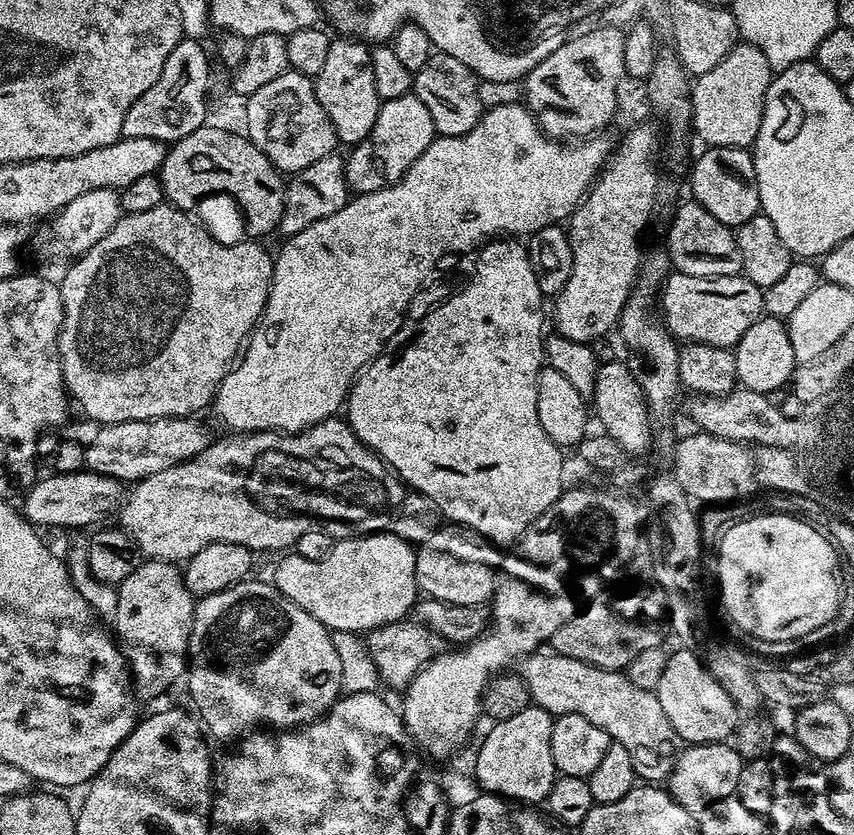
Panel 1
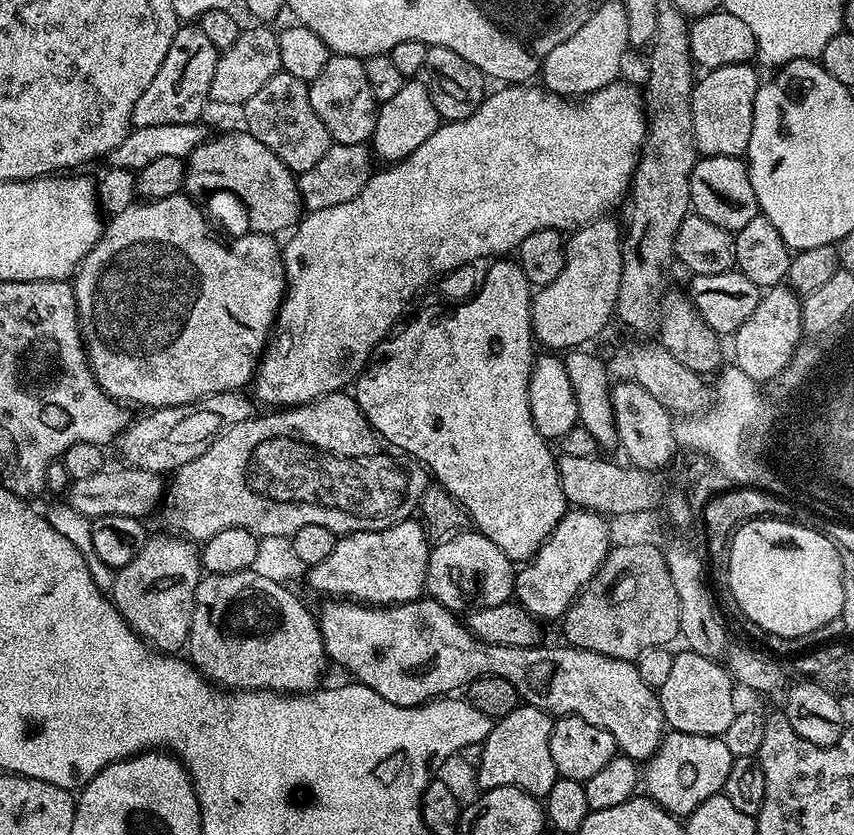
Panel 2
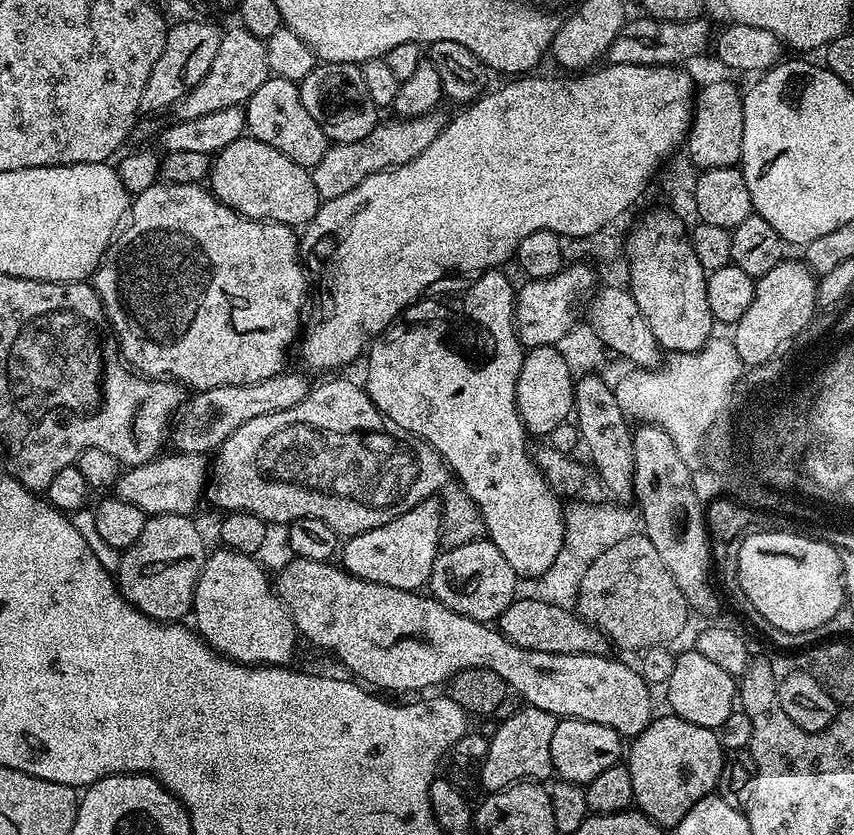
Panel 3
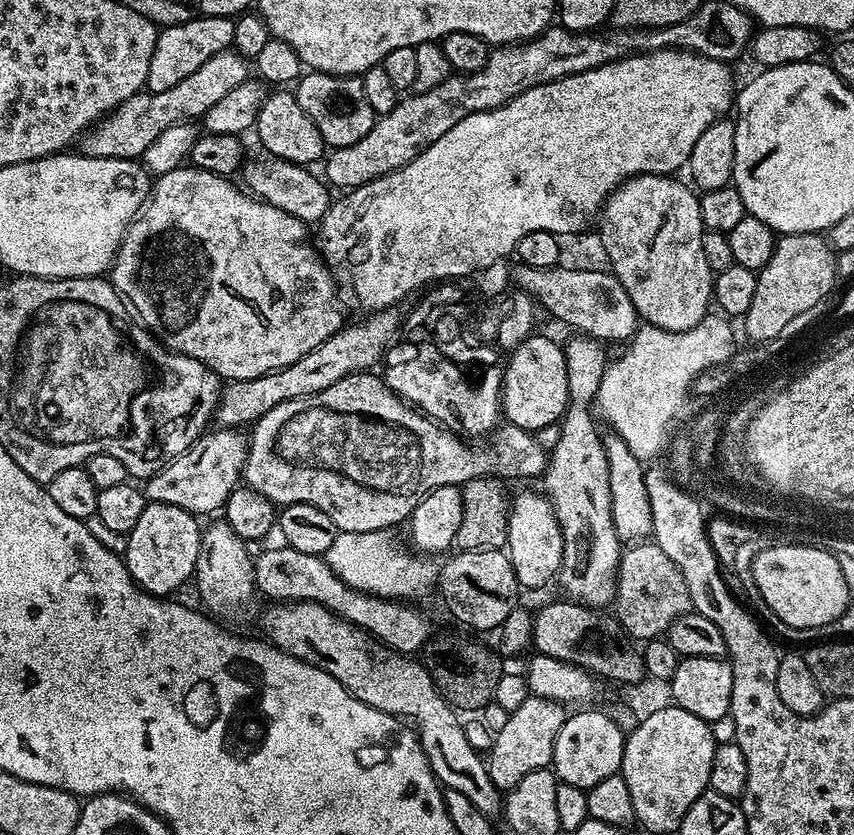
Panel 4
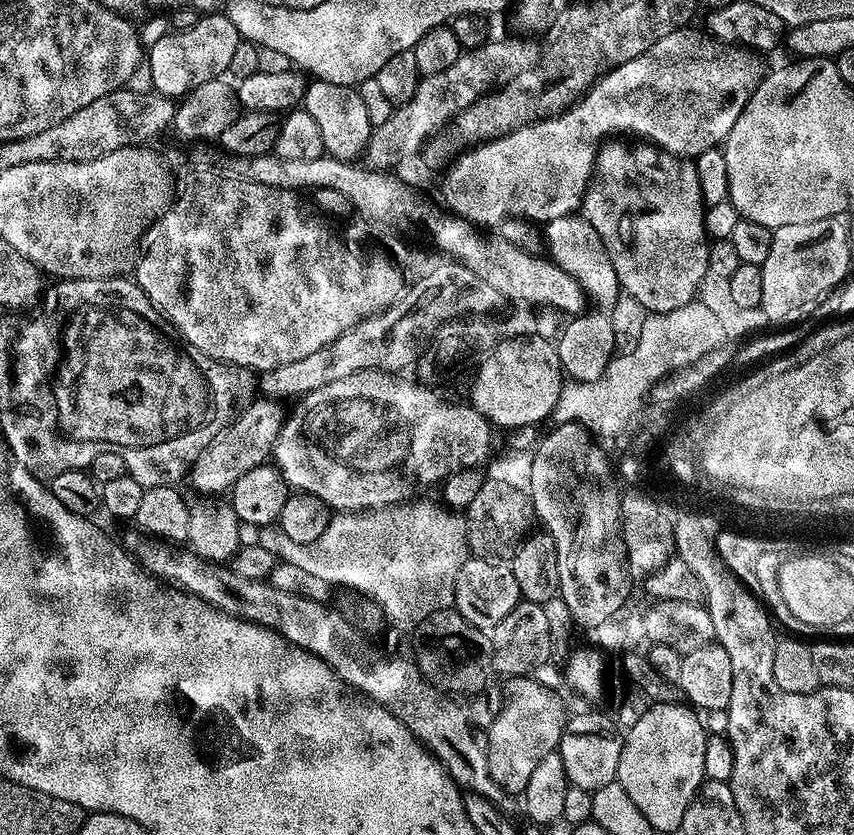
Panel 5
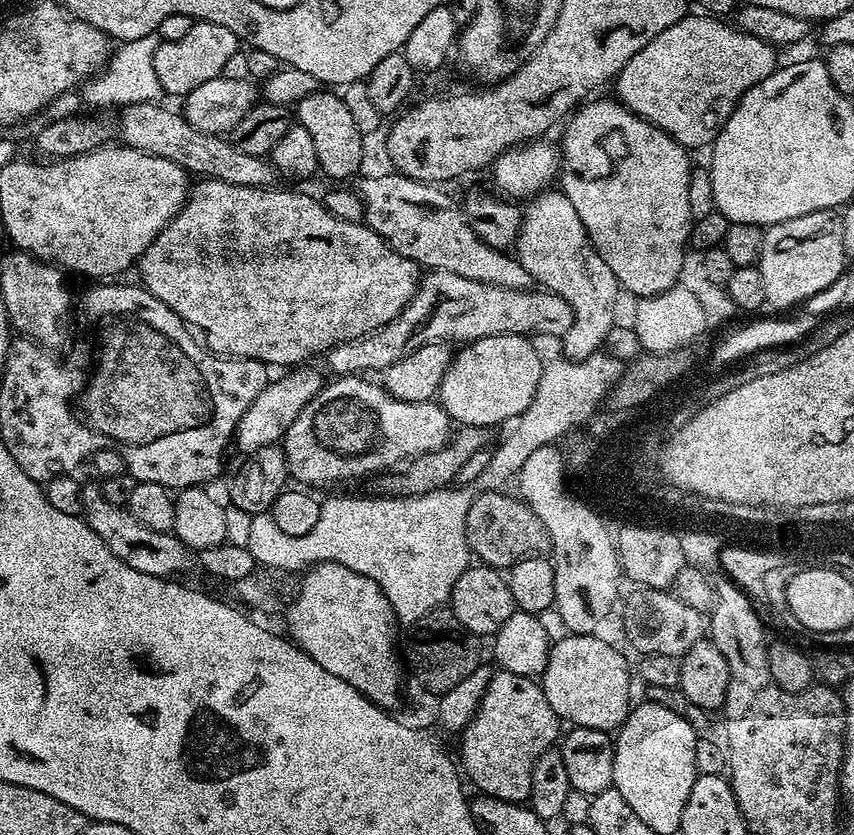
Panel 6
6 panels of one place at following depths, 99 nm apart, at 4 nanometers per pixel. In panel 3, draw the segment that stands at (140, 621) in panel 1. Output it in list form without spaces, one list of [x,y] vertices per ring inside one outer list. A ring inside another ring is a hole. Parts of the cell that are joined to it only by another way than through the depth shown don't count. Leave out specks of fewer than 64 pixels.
[[[166,514],[165,516],[148,516],[147,519],[145,519],[144,525],[142,526],[142,535],[138,538],[138,542],[134,542],[134,546],[123,549],[122,555],[120,557],[120,565],[118,566],[118,570],[116,571],[116,573],[114,573],[114,580],[119,587],[121,594],[123,594],[123,596],[127,598],[129,602],[131,602],[133,606],[135,606],[143,616],[149,616],[150,619],[158,620],[161,622],[180,622],[185,619],[183,617],[184,615],[189,615],[189,613],[192,612],[192,596],[196,592],[196,583],[198,582],[198,578],[202,574],[202,570],[204,569],[204,561],[206,559],[206,547],[204,548],[204,540],[202,537],[200,537],[200,532],[198,529],[196,529],[196,524],[194,521],[195,519],[193,519],[192,516],[175,516],[174,514]]]

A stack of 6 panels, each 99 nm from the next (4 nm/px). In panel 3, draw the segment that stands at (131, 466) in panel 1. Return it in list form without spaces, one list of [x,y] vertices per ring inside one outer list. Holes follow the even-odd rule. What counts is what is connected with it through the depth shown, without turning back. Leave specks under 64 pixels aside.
[[[285,370],[262,382],[218,386],[197,391],[193,395],[196,397],[187,401],[179,417],[180,425],[171,429],[170,444],[174,446],[172,448],[177,453],[212,454],[226,442],[226,438],[230,438],[230,434],[234,434],[234,430],[238,430],[238,426],[246,426],[246,422],[262,418],[262,414],[274,414],[278,410],[290,410],[290,406],[298,406],[298,402],[302,402],[302,398],[306,398],[310,391],[310,383],[308,384],[307,378],[303,376],[305,373],[300,372]]]

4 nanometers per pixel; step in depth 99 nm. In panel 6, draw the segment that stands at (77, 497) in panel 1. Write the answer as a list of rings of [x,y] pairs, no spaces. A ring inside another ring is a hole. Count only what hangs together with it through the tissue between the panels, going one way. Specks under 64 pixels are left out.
[[[296,366],[285,371],[288,372],[285,376],[280,376],[277,380],[275,377],[264,387],[262,394],[258,394],[258,398],[254,398],[254,402],[246,410],[246,414],[242,414],[236,427],[234,448],[237,448],[240,454],[257,452],[262,450],[262,446],[279,445],[283,441],[288,427],[294,422],[294,418],[298,418],[298,414],[302,414],[305,406],[325,386],[325,377],[320,377],[319,370],[308,367],[312,366]]]

